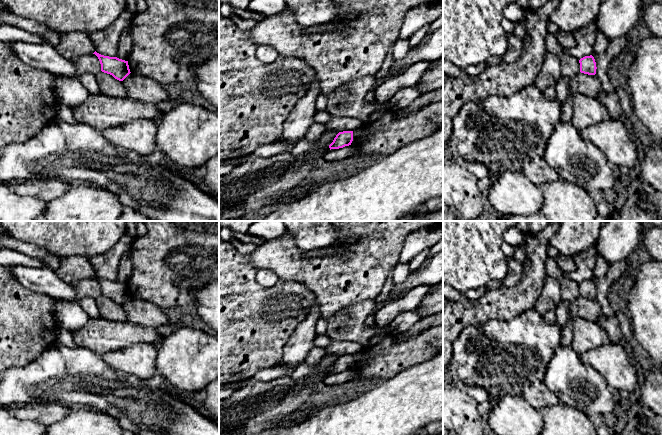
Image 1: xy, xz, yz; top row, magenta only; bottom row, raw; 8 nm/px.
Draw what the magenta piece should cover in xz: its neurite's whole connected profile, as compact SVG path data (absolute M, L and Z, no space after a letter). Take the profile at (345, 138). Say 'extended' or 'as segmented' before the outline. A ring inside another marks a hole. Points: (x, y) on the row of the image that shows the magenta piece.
as segmented; M353 131L339 132L334 138L333 142L329 145L331 149L339 149L351 145L353 141Z

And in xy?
as segmented; M96 51L93 54L95 54L100 61L101 71L112 75L115 79L123 81L131 73L128 61L117 57L104 56Z

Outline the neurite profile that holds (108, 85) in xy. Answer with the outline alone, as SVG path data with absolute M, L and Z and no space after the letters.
M100 72L95 75L100 93L113 97L126 97L126 90L122 81L115 79L112 75Z

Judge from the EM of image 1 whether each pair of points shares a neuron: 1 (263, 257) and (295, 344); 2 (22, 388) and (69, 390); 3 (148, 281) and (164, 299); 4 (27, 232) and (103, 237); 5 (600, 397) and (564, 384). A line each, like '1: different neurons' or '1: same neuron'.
1: different neurons
2: same neuron
3: same neuron
4: same neuron
5: same neuron

